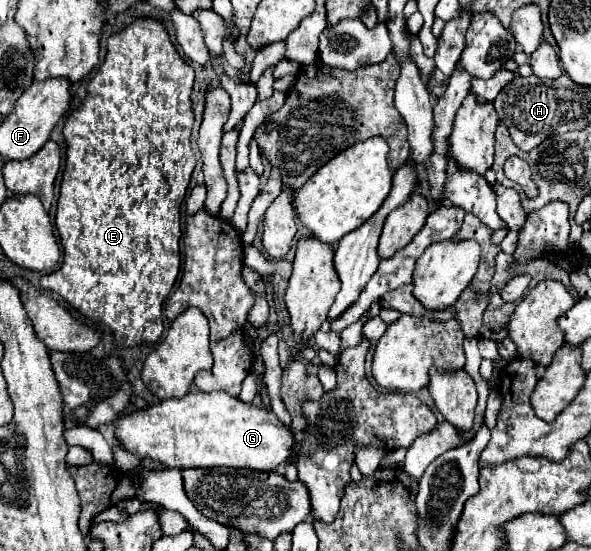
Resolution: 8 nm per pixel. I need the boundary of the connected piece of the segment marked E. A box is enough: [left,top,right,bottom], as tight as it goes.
[41,18,195,346]

